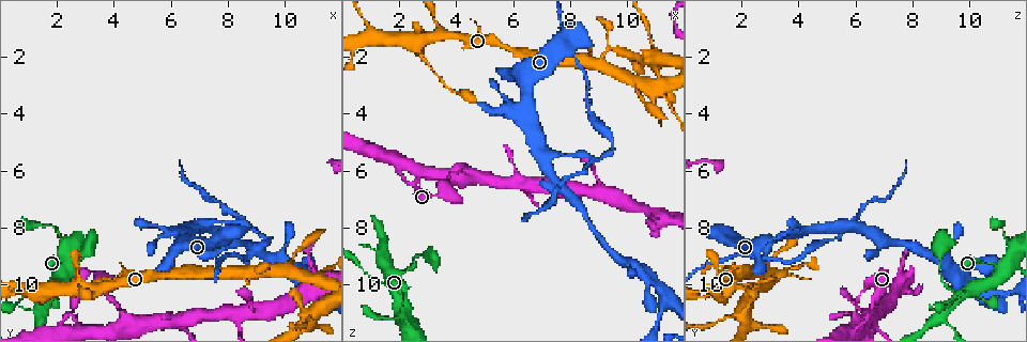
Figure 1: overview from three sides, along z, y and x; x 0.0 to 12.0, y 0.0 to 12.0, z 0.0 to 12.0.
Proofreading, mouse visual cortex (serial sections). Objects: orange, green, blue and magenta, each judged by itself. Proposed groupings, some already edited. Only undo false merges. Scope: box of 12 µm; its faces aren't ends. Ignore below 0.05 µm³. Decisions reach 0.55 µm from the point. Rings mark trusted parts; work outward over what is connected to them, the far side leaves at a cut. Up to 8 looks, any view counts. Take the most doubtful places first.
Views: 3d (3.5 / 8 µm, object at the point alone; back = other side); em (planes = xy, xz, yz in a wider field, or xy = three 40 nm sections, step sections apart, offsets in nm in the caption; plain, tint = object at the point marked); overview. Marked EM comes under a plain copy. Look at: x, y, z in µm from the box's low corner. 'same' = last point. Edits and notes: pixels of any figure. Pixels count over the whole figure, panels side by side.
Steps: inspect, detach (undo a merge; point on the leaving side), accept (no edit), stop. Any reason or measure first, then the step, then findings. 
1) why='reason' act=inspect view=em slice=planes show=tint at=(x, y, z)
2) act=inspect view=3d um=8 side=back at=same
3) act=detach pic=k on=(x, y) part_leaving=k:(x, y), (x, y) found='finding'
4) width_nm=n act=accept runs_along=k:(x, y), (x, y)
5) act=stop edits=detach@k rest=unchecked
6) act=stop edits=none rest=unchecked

why='arms part here' act=inspect view=3d um=3.5 at=(8.7, 7.9, 5.6)

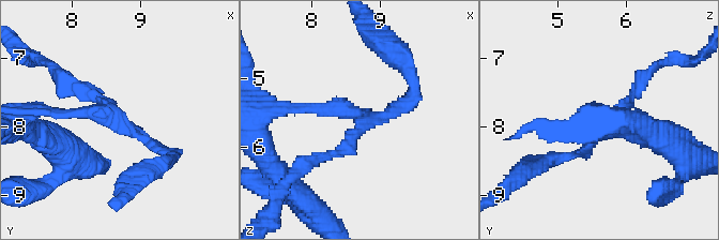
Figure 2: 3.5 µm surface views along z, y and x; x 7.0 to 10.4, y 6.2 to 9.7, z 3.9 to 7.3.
arms=3 arm_widths_nm=150,150,150 act=inspect view=em slice=xy step=1 show=tint at=(8.75, 7.95, 5.55)

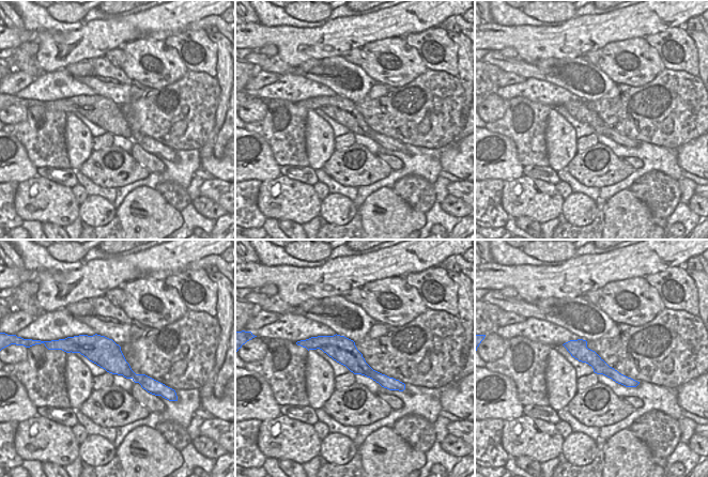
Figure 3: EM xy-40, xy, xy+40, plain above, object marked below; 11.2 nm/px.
act=detach pic=2 on=(402, 108) part_leaving=2:(369, 118), (412, 93), (399, 55) found='two cells meet here'

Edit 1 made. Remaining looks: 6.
act=inspect view=overview

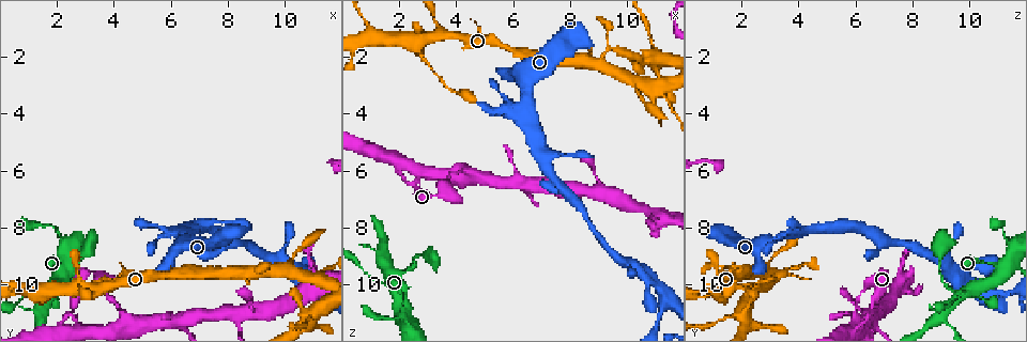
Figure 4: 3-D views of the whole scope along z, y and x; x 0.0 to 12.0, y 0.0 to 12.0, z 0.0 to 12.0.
act=inspect view=3d um=8 at=(2.8, 10.0, 2.2)

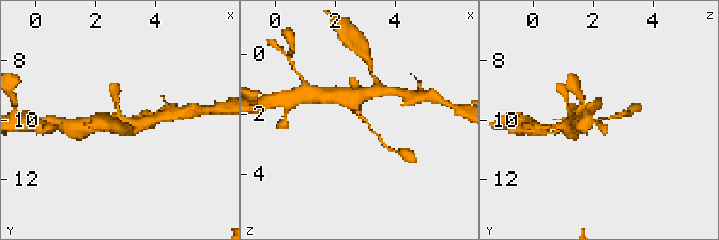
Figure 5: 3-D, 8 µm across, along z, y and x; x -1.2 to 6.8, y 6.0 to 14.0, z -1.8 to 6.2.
why='now the EM' act=inspect view=em slice=planes show=tint at=(3.0, 10.1, 2.2)

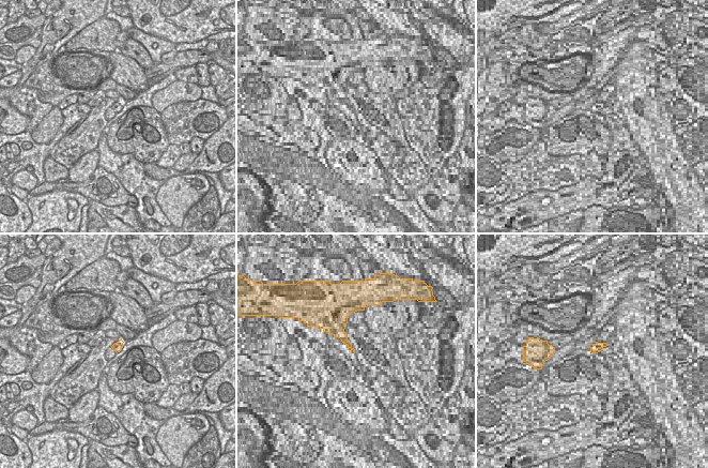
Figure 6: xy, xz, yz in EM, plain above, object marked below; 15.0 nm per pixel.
arm_widths_nm=150,400 act=accept found='one cell here'

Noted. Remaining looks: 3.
why='thin neck' act=inspect view=3d um=3.5 at=(2.5, 10.9, 6.5)

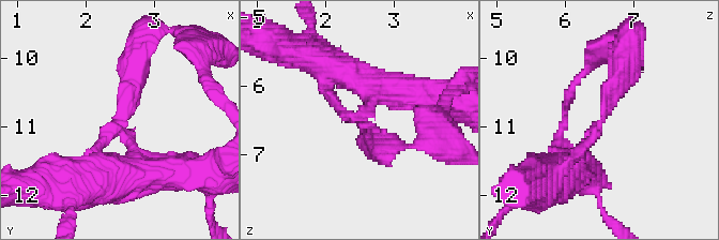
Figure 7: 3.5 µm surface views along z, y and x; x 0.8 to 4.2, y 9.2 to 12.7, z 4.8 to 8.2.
act=inspect view=em slice=xy step=2 show=tint at=(2.55, 11.00, 6.50)

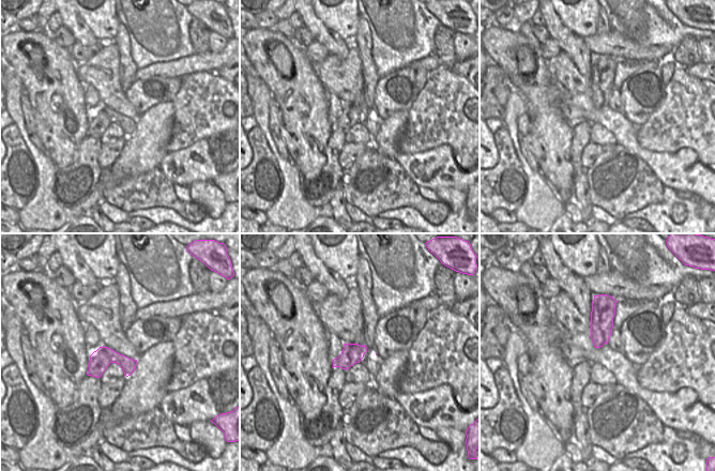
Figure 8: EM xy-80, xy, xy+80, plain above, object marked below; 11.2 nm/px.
act=accept runs_along=7:(624, 58), (605, 118), (568, 174) found='one cell here'

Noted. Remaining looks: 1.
act=stop edits=detach@2 rest=unchecked

